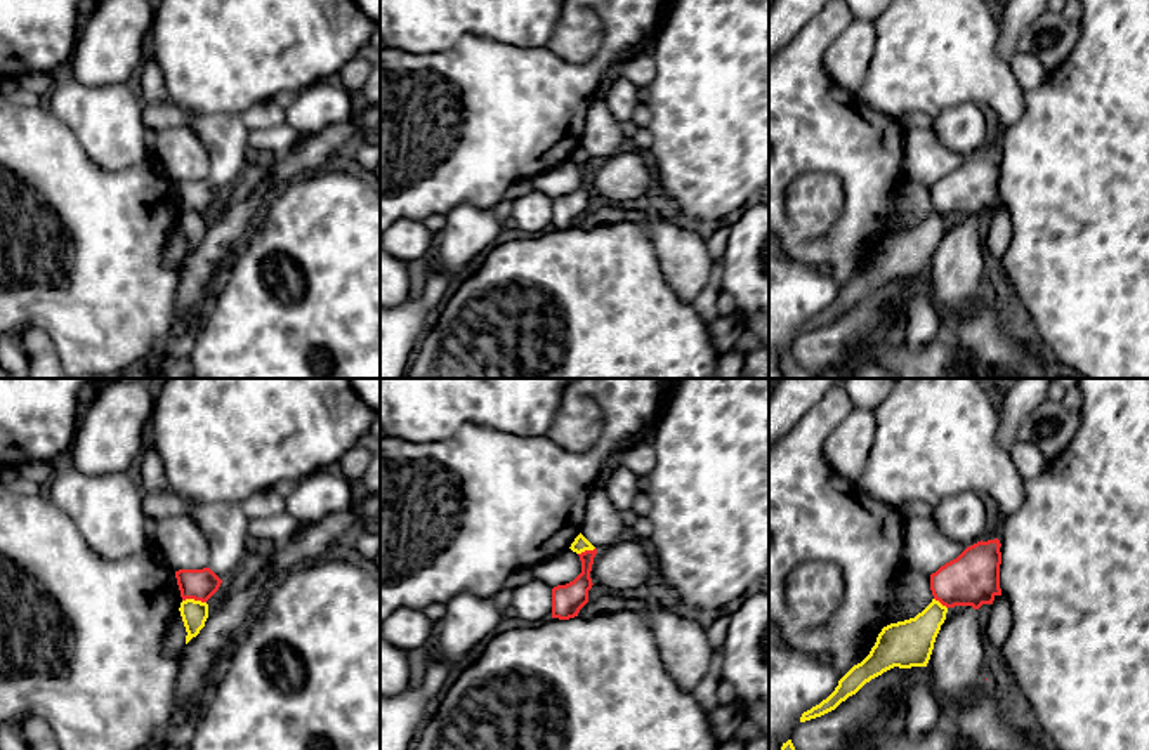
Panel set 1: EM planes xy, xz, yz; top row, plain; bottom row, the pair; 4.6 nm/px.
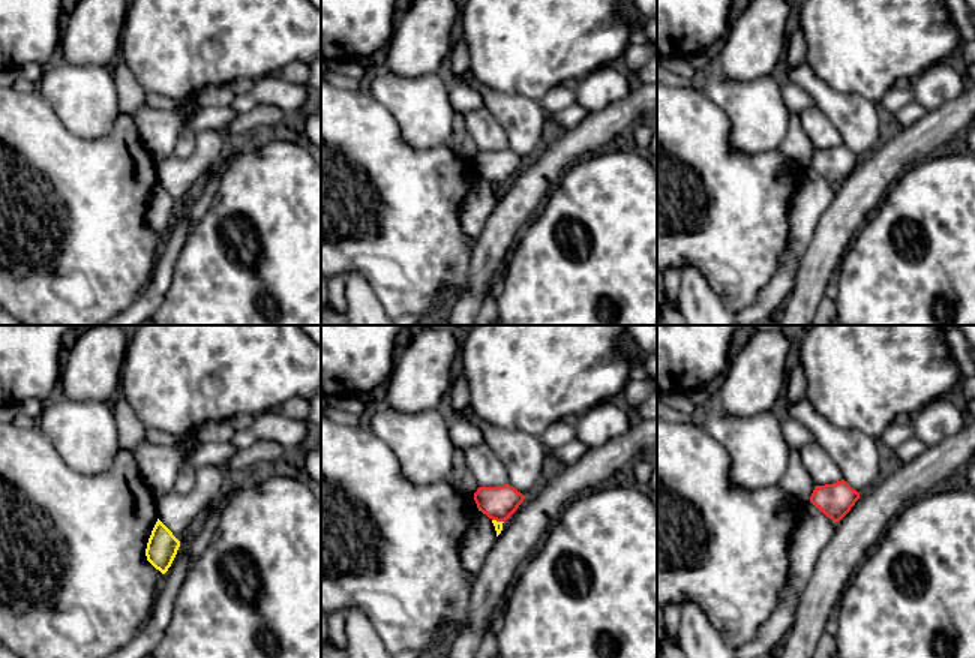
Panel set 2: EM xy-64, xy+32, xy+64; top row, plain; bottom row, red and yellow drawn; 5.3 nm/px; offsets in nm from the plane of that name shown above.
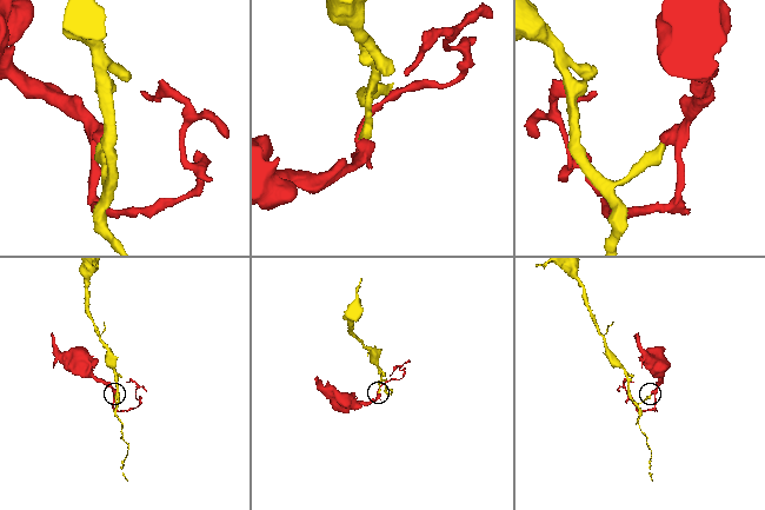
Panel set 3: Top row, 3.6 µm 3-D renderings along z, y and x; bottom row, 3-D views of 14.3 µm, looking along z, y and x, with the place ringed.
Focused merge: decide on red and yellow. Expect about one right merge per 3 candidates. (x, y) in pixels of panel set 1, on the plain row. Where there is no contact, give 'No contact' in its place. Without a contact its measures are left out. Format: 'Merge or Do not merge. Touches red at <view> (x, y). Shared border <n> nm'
Do not merge. Touches red at xy (195, 210). Shared border 110 nm

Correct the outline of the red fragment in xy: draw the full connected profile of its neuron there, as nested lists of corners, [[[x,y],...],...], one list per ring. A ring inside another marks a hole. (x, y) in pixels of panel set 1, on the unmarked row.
[[[179,181],[175,182],[182,212],[194,210],[207,214],[220,198],[222,191],[210,181]]]

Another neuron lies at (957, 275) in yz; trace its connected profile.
[[[948,219],[927,281],[941,321],[958,318],[974,299],[986,292],[977,220]]]

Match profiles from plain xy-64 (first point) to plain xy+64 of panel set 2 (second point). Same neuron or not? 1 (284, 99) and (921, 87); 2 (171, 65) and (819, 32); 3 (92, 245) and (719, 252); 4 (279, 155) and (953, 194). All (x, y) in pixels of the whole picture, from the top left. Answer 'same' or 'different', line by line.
1: same
2: same
3: same
4: same

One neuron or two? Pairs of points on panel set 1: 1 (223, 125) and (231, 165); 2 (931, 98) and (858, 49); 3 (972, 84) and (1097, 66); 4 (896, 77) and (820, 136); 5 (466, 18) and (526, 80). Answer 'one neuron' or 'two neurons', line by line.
1: one neuron
2: two neurons
3: two neurons
4: two neurons
5: two neurons

